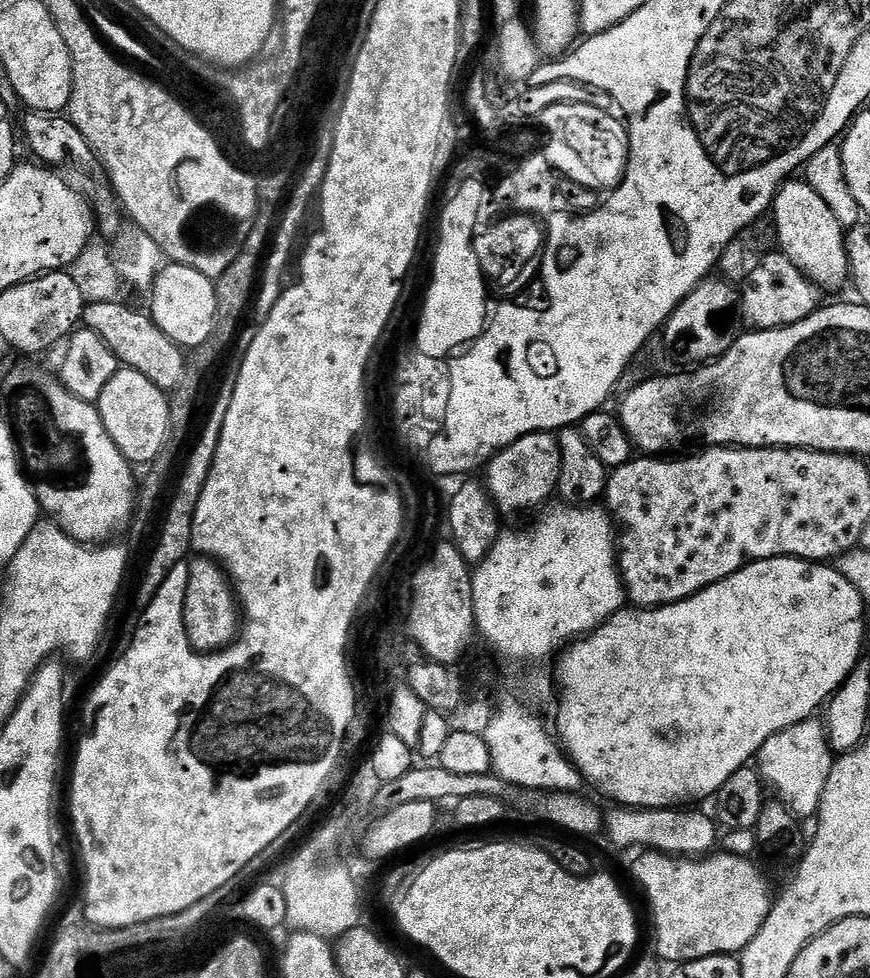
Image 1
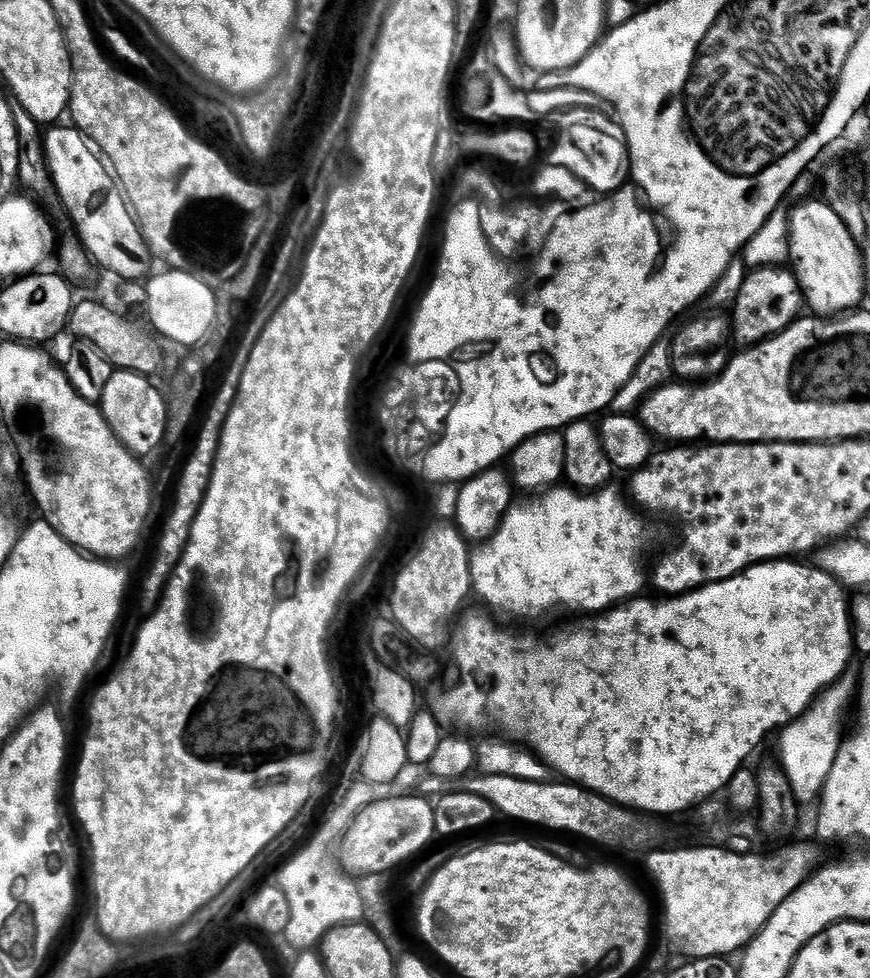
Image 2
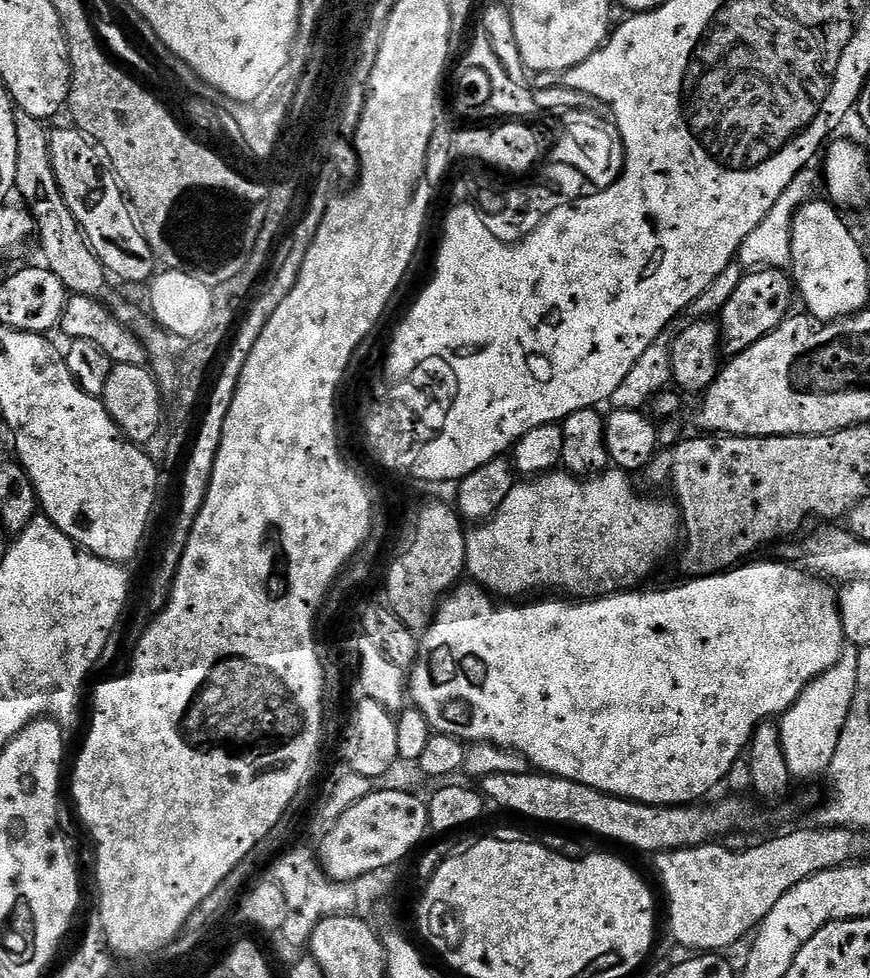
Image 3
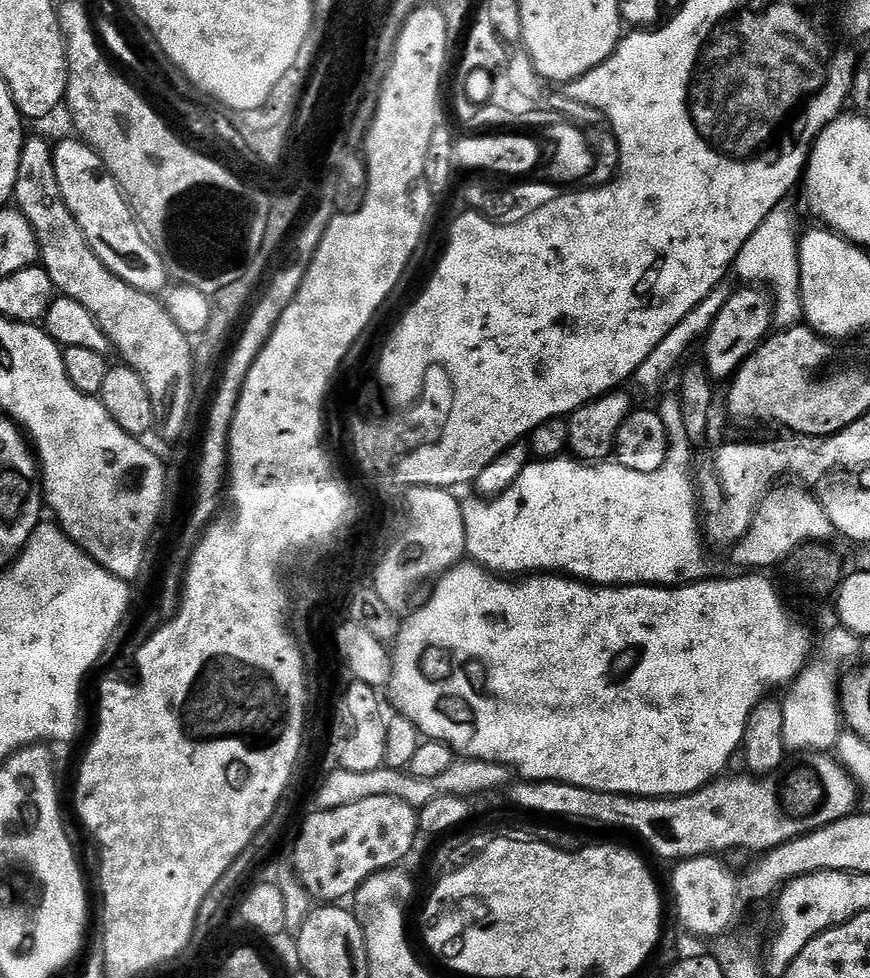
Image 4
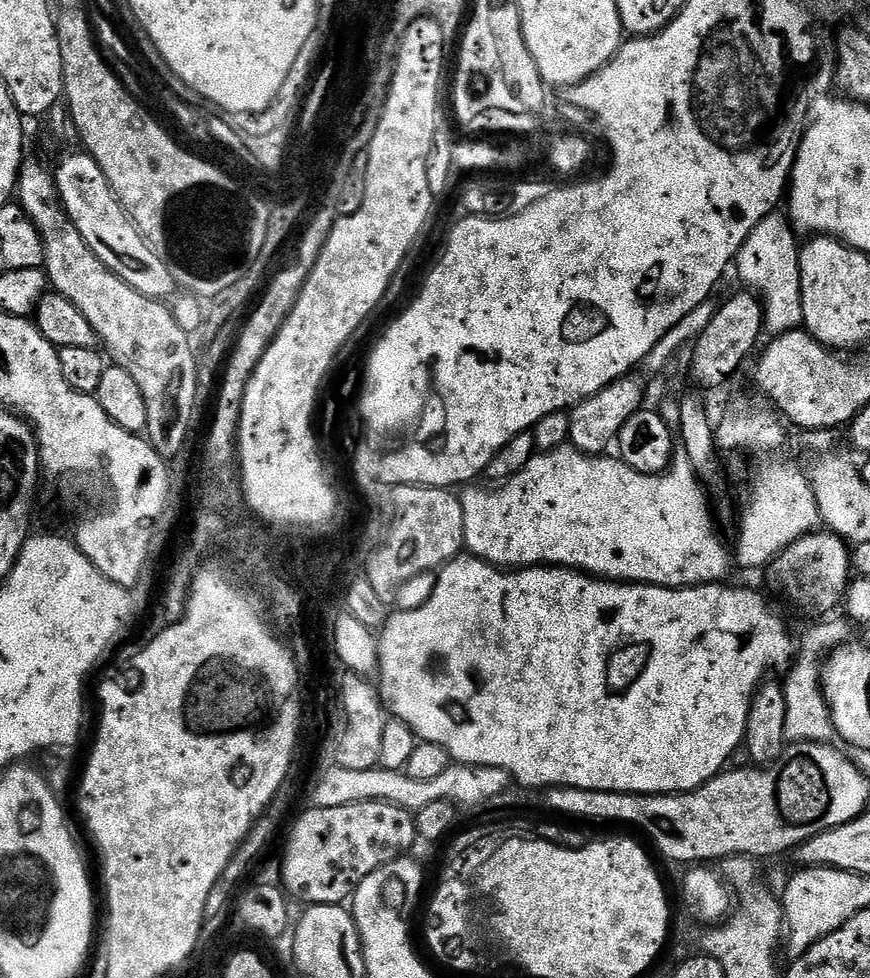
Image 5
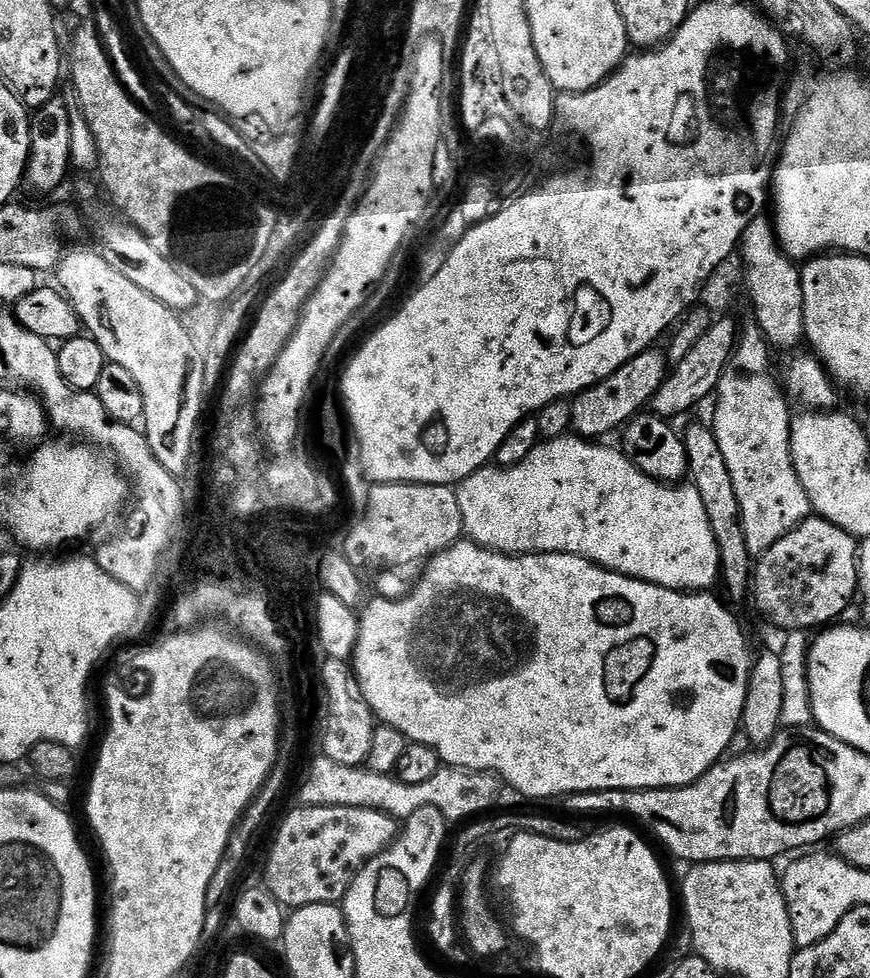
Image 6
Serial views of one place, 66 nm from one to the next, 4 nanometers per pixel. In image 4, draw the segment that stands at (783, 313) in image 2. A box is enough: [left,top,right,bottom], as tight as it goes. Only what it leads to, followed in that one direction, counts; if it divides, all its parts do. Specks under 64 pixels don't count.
[703,286,774,381]

